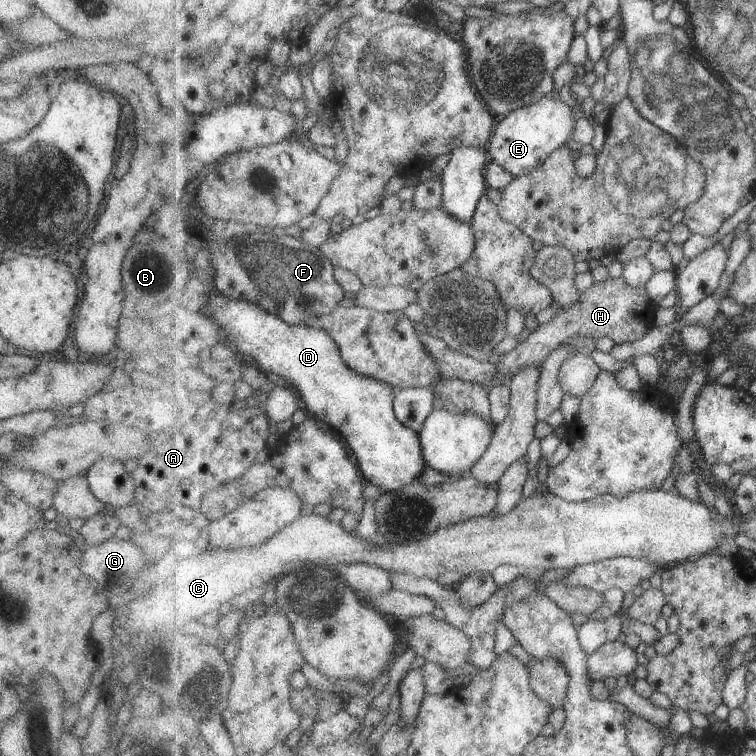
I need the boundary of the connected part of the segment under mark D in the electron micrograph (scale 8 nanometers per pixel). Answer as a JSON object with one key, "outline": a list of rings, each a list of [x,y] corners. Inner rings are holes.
{"outline":[[[225,294],[215,296],[209,308],[209,314],[219,322],[221,330],[227,334],[227,343],[238,355],[243,355],[247,361],[255,364],[261,371],[267,371],[277,375],[281,383],[293,388],[300,397],[305,408],[311,412],[319,422],[333,428],[343,436],[347,442],[347,448],[359,460],[359,467],[363,470],[364,477],[376,485],[383,492],[398,492],[407,487],[411,482],[418,482],[419,476],[426,472],[427,462],[423,458],[422,441],[418,430],[407,428],[397,420],[394,412],[396,393],[387,382],[375,380],[369,376],[363,376],[351,370],[343,361],[337,342],[324,329],[316,329],[314,326],[291,326],[281,320],[279,316],[269,313],[258,305],[229,298]]]}

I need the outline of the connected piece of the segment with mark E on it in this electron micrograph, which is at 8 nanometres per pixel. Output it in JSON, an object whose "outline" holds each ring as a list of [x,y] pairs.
{"outline":[[[562,93],[558,96],[543,96],[542,100],[529,104],[511,112],[507,117],[499,119],[490,143],[486,145],[489,154],[505,170],[515,177],[534,172],[545,160],[550,159],[560,147],[572,140],[575,126],[583,113],[574,112],[581,108]]]}

